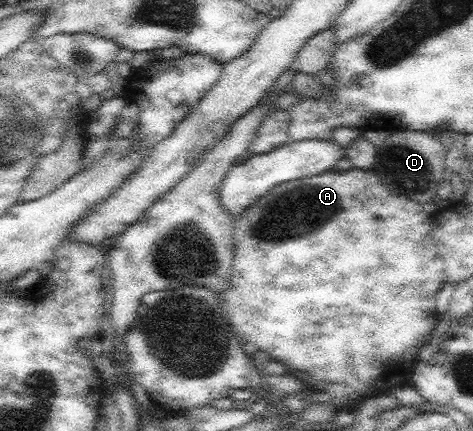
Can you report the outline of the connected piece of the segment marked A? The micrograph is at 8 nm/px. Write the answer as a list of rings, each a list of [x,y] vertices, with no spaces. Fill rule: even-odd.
[[[352,167],[352,169],[344,171],[326,171],[324,175],[316,175],[312,179],[294,179],[292,183],[282,183],[280,185],[280,193],[268,192],[258,199],[258,203],[251,203],[248,209],[235,219],[236,231],[234,231],[234,243],[235,245],[235,257],[234,267],[232,268],[232,281],[230,281],[230,287],[224,291],[224,299],[226,299],[226,313],[230,313],[230,324],[235,335],[238,335],[238,341],[244,345],[244,343],[254,343],[262,353],[268,353],[272,359],[280,361],[287,367],[288,374],[298,378],[306,385],[313,389],[319,389],[327,391],[332,396],[332,403],[337,407],[337,411],[341,409],[354,408],[357,409],[359,404],[369,397],[379,396],[383,393],[392,394],[396,384],[411,383],[413,367],[418,360],[420,348],[424,344],[429,343],[430,334],[436,322],[439,320],[439,315],[436,311],[437,295],[442,286],[445,284],[445,266],[444,260],[438,255],[438,250],[435,242],[433,241],[433,226],[435,224],[435,216],[427,213],[422,208],[422,204],[418,203],[415,199],[410,199],[405,195],[396,195],[396,192],[389,190],[385,183],[380,179],[378,174],[374,173],[374,170],[363,170]]]

